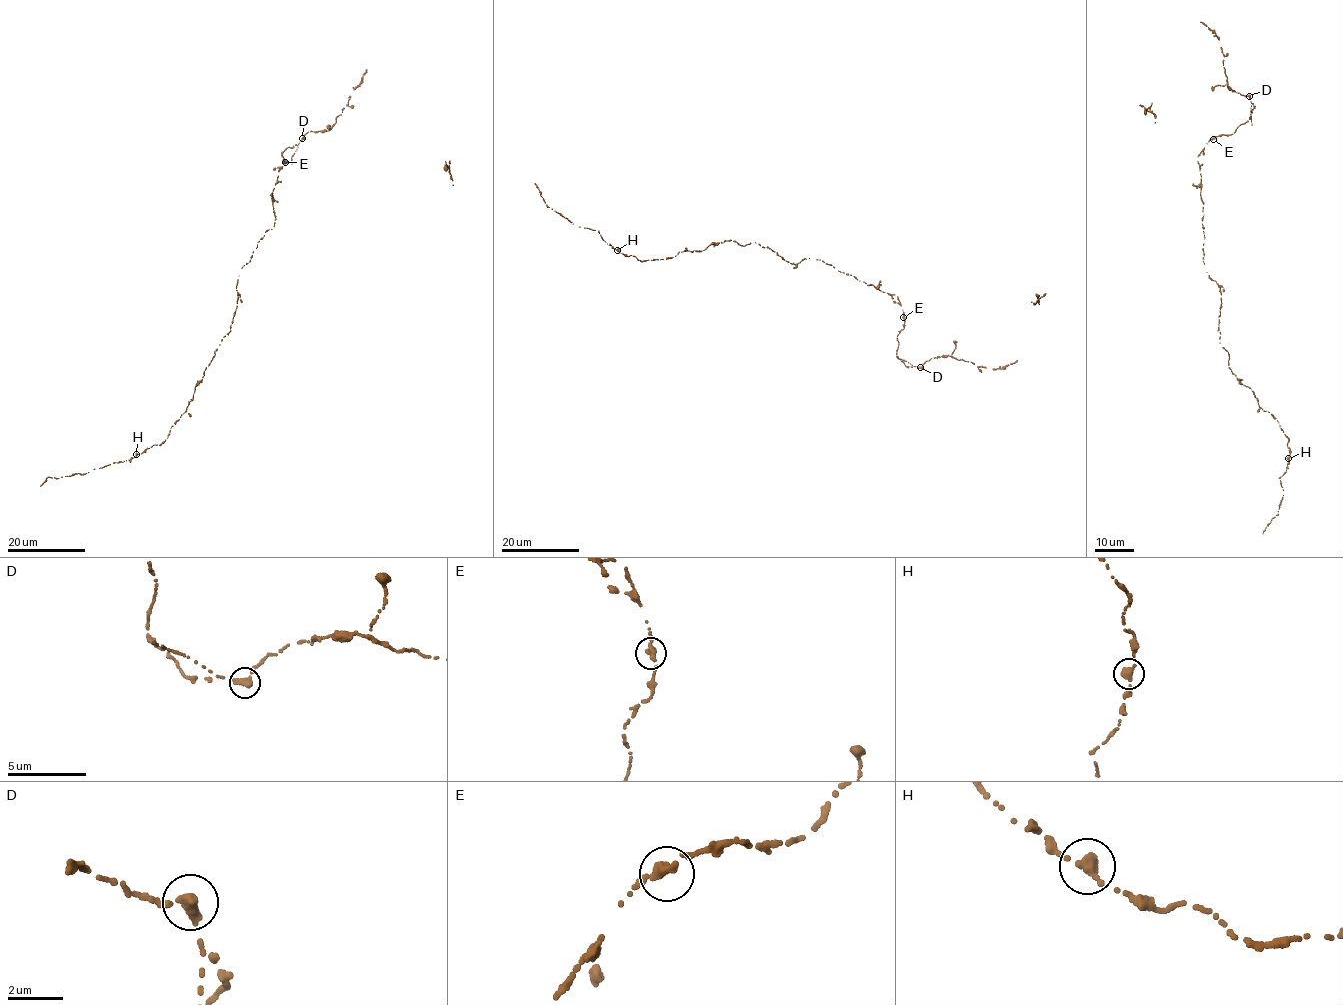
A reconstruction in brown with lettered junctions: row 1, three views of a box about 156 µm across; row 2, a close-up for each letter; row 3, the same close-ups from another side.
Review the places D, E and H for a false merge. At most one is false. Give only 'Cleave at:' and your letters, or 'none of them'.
Cleave at: none of them

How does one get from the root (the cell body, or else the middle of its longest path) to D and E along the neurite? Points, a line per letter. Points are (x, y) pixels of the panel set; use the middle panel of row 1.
D: (834, 267), (898, 297), (904, 323), (897, 336), (896, 356), (907, 366), (921, 368)
E: (834, 267), (882, 292), (895, 294), (903, 317)

